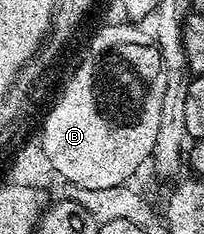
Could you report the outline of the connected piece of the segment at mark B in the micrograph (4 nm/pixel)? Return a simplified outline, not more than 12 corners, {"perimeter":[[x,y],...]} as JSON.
{"perimeter":[[134,22],[90,40],[40,135],[68,183],[151,159],[166,84]]}

